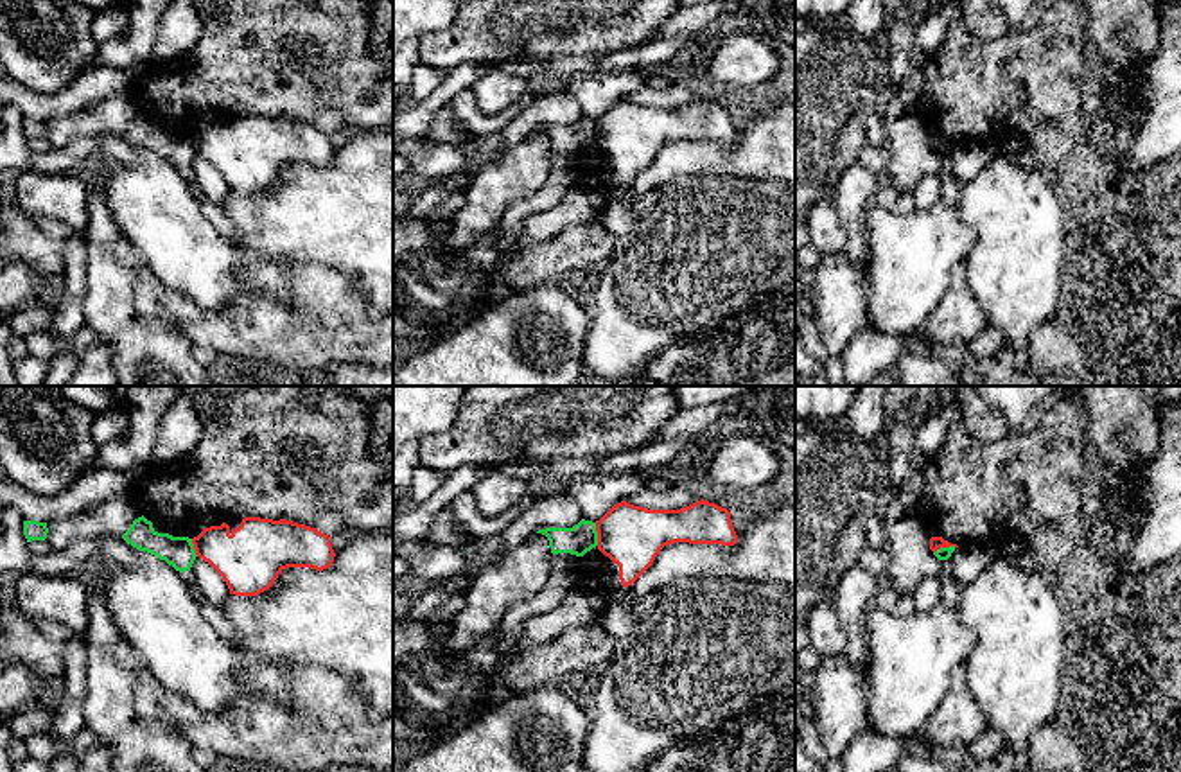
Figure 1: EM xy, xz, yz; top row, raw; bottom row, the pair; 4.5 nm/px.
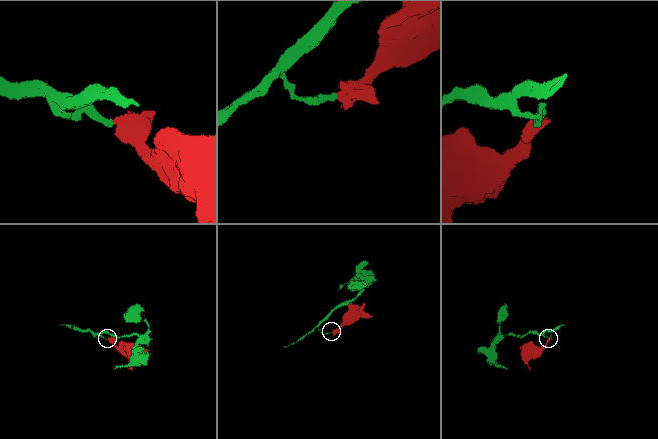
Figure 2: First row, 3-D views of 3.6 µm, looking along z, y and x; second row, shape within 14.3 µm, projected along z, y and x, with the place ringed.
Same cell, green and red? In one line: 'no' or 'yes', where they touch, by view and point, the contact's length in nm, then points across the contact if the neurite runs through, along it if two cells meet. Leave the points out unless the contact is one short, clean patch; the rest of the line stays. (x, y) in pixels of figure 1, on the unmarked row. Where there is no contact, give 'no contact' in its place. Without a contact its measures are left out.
no; meets green in xz at (596, 131); contact 110 nm long; border along xz (594, 121), (598, 142)

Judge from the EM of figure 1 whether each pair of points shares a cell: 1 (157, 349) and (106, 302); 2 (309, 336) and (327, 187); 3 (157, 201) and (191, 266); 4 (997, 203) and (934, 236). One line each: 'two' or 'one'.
1: one
2: two
3: one
4: two

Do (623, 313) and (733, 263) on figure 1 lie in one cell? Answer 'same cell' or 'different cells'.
same cell

